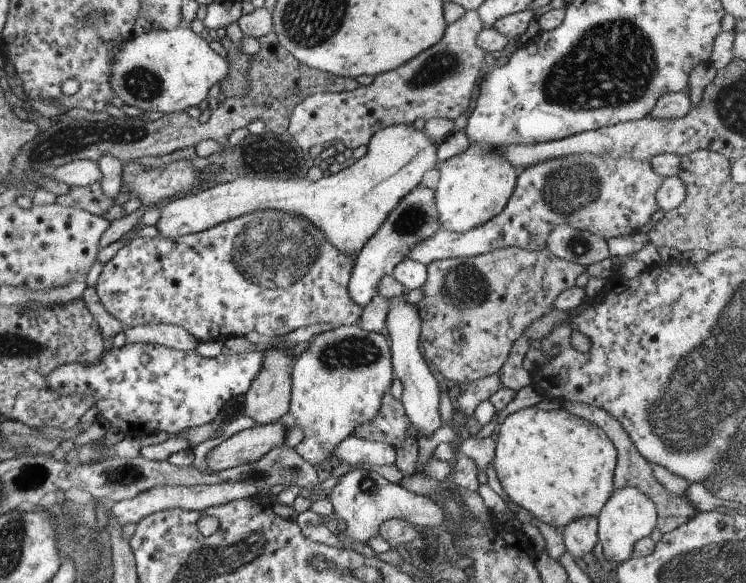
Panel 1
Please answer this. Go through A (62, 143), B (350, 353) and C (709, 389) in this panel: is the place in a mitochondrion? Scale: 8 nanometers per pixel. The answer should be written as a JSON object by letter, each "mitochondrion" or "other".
{"A":"mitochondrion","B":"mitochondrion","C":"mitochondrion"}

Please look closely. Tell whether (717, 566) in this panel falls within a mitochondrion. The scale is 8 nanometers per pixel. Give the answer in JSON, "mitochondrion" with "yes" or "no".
{"mitochondrion":"yes"}

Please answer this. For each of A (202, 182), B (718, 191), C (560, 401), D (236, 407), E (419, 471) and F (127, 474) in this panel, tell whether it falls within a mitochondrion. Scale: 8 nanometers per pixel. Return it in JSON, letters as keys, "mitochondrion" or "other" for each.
{"A":"other","B":"other","C":"other","D":"other","E":"other","F":"mitochondrion"}

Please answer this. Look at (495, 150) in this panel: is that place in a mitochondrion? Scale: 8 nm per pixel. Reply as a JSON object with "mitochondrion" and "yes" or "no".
{"mitochondrion":"no"}

